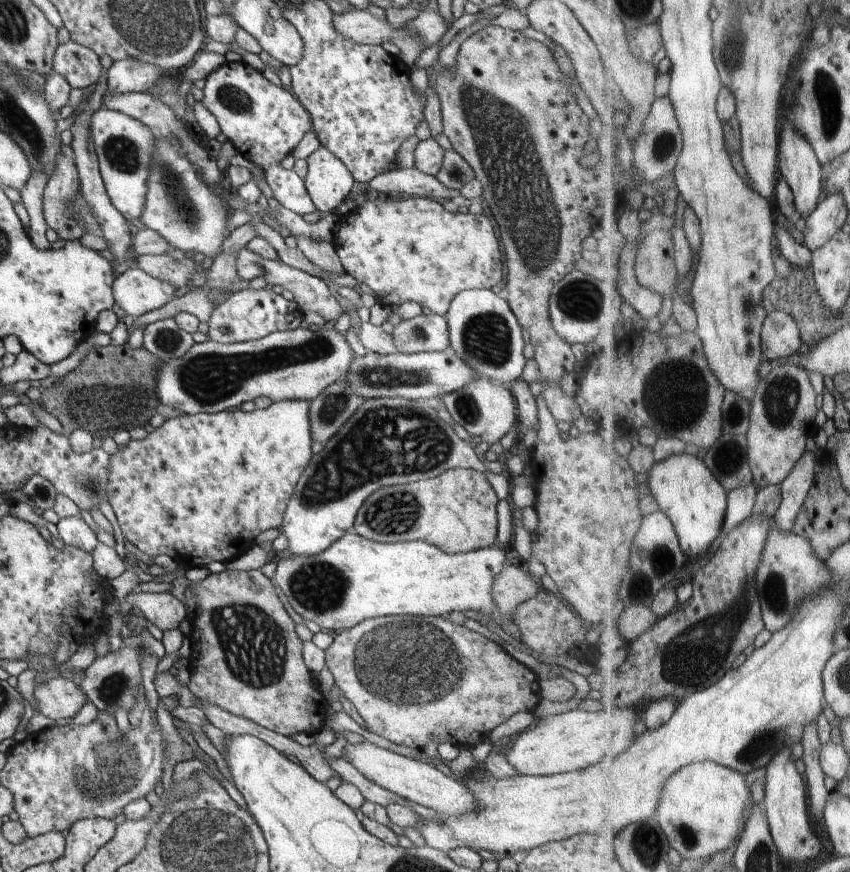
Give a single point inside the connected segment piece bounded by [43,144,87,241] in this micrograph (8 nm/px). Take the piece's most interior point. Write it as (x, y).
(62, 185)

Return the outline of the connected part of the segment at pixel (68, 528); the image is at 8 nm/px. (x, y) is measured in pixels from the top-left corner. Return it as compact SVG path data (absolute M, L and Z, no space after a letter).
M62 517L56 523L56 528L66 545L79 548L90 554L98 546L99 541L96 533L90 529L82 517Z

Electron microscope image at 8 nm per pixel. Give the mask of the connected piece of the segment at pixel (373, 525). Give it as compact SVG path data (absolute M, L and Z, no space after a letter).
M448 469L426 482L388 486L370 493L353 526L360 536L381 543L424 540L445 553L467 553L486 549L496 540L498 501L485 473Z

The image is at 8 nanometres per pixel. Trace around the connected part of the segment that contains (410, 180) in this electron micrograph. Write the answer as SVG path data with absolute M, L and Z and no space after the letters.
M415 166L396 168L380 173L368 184L370 195L388 197L393 194L406 194L413 197L428 197L434 200L454 200L461 195L458 189L445 187L435 176L424 174Z

